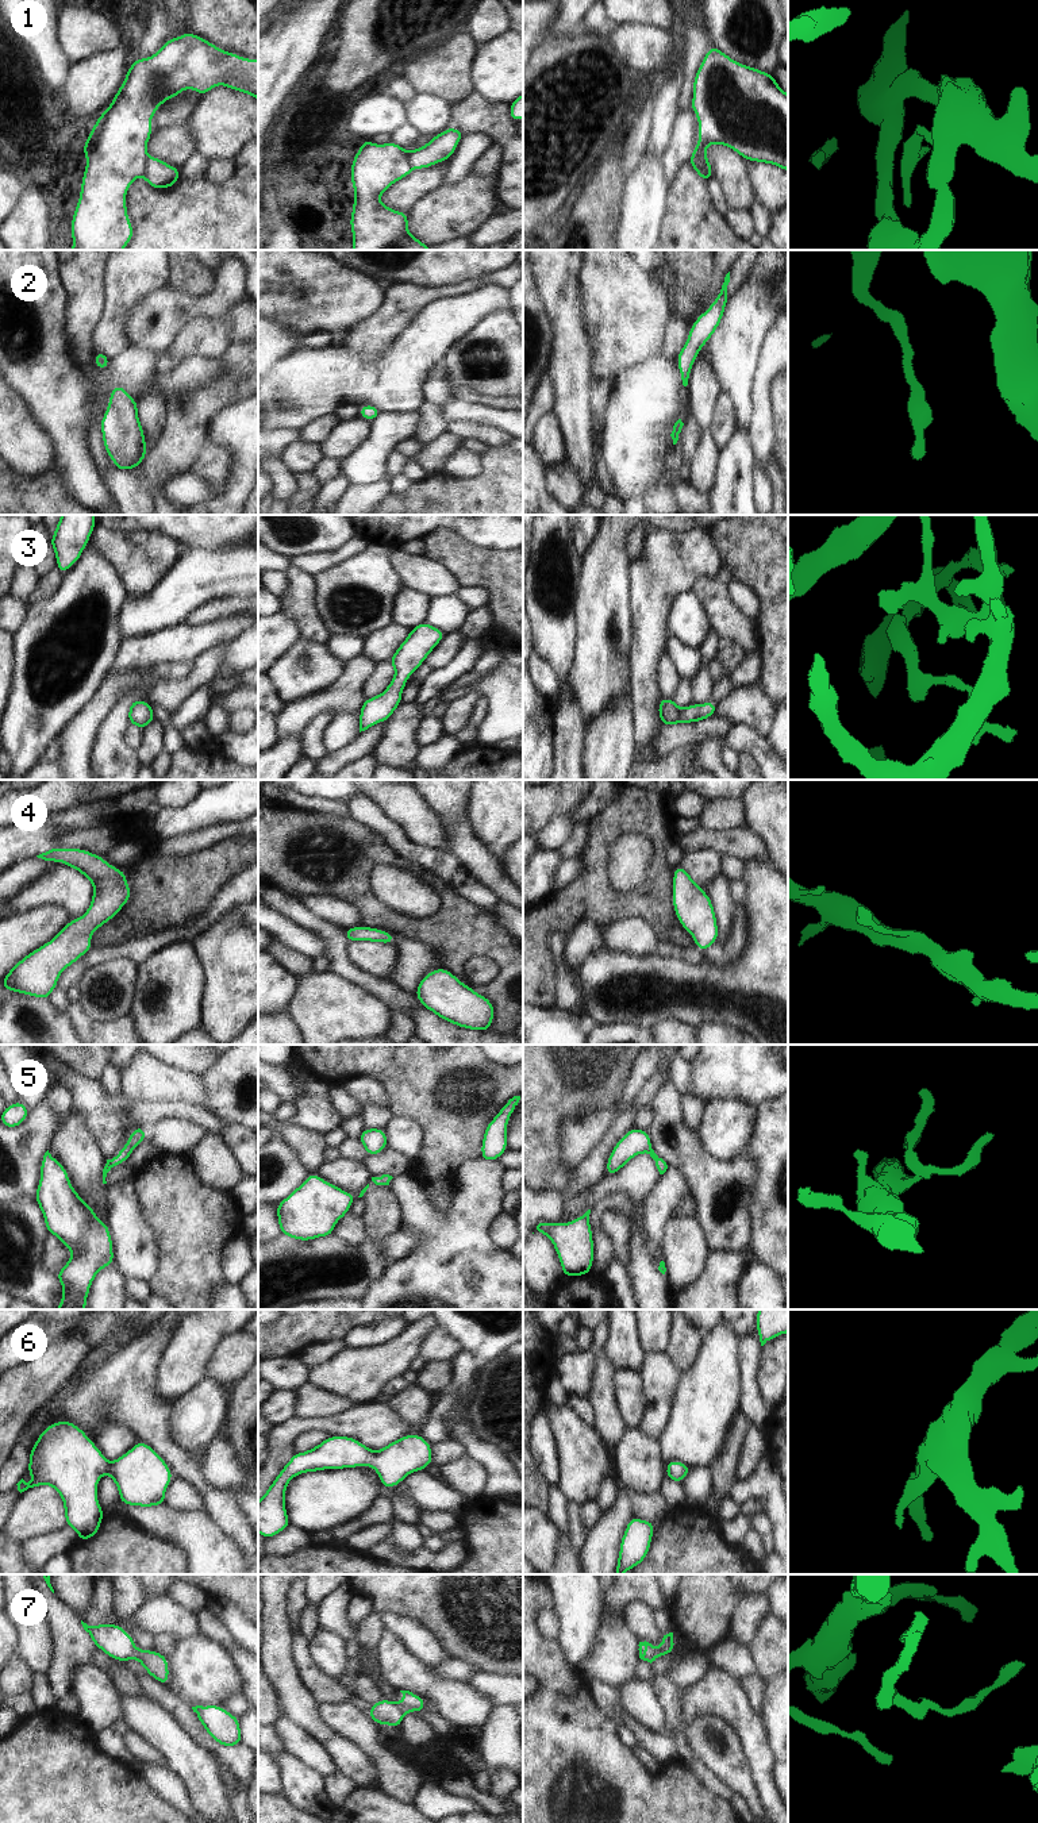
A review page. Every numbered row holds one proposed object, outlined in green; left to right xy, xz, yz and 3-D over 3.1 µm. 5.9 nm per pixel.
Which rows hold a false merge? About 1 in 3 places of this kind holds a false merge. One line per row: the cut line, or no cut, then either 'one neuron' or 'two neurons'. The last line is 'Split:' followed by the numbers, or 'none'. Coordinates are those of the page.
1: yz (691, 157), (698, 157), (702, 161), (710, 177) | two neurons
2: no cut | one neuron
3: no cut | one neuron
4: no cut | one neuron
5: no cut | one neuron
6: no cut | one neuron
7: xy (135, 1647), (134, 1657) | two neurons
Split: 1, 7

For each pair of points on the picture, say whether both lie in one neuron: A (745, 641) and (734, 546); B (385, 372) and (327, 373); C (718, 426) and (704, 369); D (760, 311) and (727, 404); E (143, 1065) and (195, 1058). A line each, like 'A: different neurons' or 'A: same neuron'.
A: different neurons
B: same neuron
C: different neurons
D: different neurons
E: different neurons

